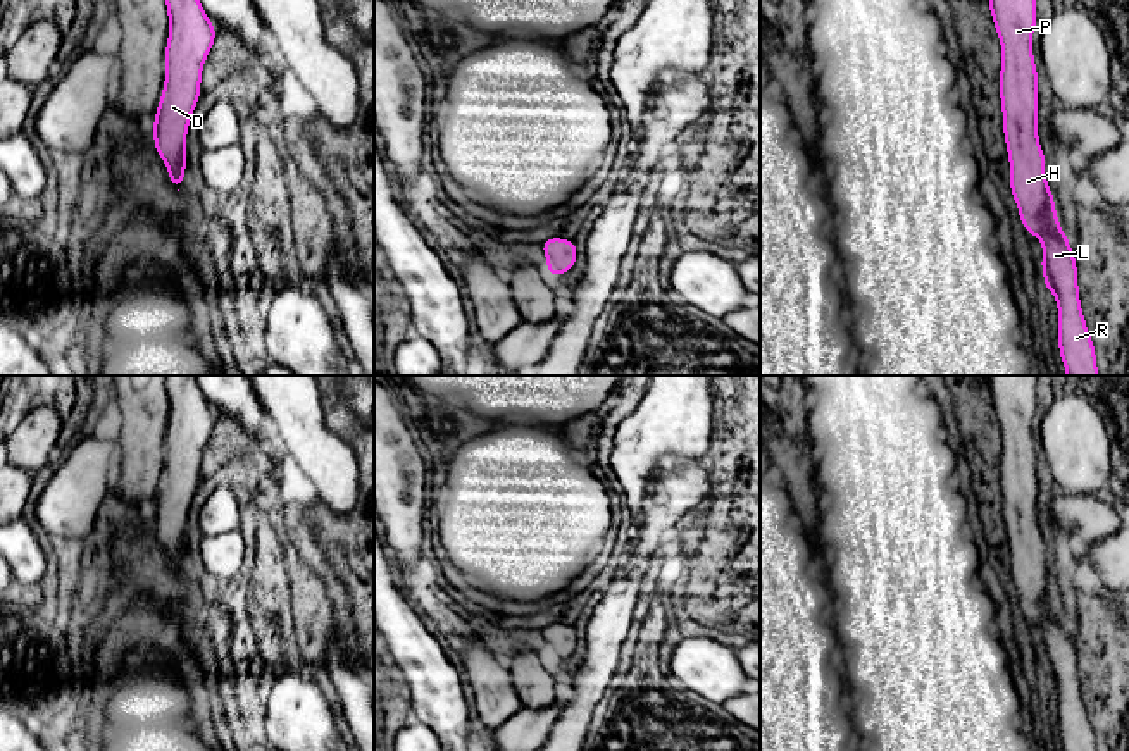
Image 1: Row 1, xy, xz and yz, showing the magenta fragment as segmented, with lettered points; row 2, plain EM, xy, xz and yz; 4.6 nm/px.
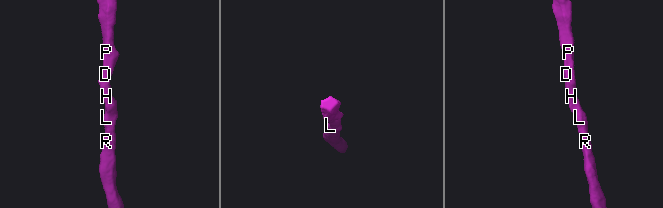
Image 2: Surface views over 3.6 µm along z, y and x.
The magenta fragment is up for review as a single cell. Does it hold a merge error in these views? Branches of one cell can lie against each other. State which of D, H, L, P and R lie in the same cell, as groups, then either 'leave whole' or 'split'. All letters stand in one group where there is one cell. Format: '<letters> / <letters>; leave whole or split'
D H L P R; leave whole

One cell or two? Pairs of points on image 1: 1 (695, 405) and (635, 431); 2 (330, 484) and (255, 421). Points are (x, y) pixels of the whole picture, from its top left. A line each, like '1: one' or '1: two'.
1: one
2: two

